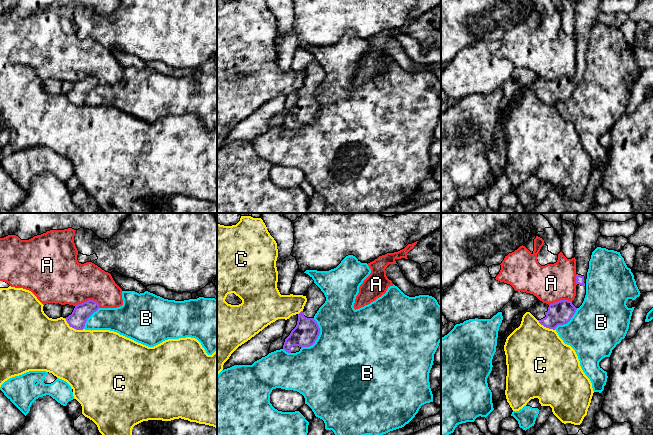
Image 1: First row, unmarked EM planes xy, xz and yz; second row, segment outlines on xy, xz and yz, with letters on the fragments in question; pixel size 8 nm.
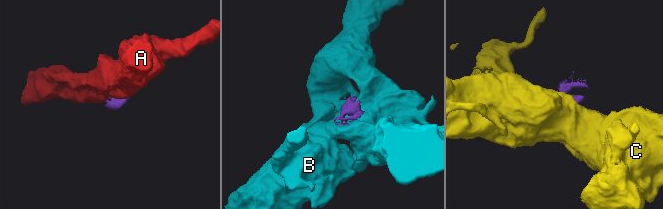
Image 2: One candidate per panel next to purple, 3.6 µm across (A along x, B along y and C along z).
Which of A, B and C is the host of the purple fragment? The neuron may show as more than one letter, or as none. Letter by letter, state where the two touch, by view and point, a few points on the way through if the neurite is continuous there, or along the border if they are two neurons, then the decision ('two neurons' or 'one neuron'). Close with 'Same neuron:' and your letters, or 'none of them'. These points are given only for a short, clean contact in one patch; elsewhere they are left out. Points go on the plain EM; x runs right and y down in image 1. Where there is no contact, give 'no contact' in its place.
A: xy (88, 76) | two neurons
B: xz (317, 113) | two neurons
C: xy (73, 103) | along xy (64, 94), (70, 102), (76, 105), (83, 105) | two neurons
Same neuron: none of them

